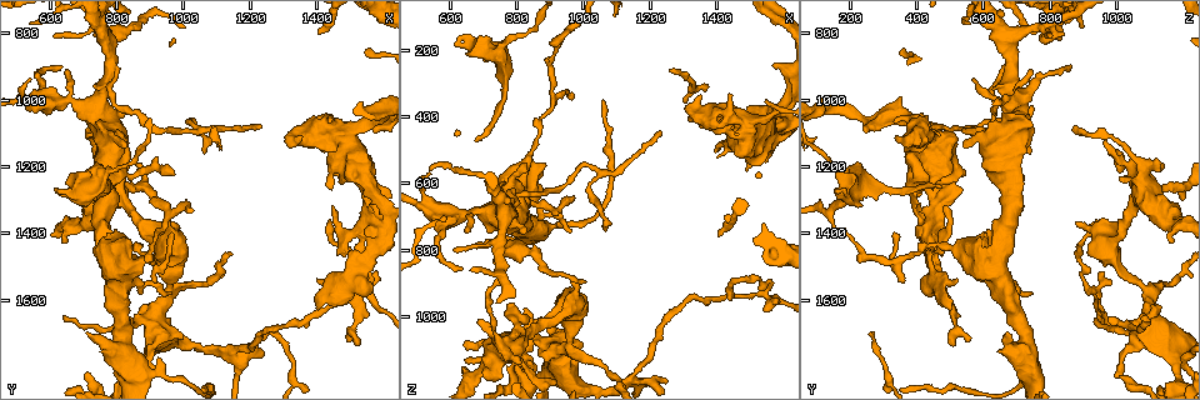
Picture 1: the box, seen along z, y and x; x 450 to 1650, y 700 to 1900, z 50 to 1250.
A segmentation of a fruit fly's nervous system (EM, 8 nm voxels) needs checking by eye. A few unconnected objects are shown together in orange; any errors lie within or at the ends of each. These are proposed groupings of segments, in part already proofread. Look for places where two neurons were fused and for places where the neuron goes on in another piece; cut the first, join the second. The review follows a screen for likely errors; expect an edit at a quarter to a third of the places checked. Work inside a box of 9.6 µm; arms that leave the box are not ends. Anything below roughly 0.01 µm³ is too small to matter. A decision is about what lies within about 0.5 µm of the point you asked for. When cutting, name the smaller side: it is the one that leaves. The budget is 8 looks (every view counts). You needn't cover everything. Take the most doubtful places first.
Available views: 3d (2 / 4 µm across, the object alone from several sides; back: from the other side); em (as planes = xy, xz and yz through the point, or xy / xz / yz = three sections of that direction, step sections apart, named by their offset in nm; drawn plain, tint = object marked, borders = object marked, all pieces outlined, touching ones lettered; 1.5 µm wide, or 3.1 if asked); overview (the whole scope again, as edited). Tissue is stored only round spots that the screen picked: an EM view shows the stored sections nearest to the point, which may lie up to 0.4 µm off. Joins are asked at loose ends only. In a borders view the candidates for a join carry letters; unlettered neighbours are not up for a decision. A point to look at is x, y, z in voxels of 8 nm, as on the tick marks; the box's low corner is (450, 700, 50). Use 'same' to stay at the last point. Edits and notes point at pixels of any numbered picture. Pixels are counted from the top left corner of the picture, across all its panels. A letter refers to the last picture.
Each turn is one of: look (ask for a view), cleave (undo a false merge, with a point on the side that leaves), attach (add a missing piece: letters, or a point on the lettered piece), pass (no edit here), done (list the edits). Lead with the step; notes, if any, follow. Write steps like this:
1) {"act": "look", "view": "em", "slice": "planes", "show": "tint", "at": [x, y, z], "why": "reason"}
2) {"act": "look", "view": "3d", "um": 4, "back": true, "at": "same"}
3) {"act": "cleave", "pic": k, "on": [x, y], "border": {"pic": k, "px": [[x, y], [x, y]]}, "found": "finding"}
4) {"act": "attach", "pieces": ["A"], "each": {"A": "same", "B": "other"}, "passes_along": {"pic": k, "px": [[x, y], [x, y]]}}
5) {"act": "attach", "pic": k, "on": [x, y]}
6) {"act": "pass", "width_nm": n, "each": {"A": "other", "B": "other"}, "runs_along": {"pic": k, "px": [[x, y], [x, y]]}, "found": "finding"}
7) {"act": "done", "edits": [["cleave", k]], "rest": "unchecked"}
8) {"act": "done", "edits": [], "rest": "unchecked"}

{"act": "look", "view": "3d", "um": 4, "at": [1390, 1540, 520], "why": "an open end"}

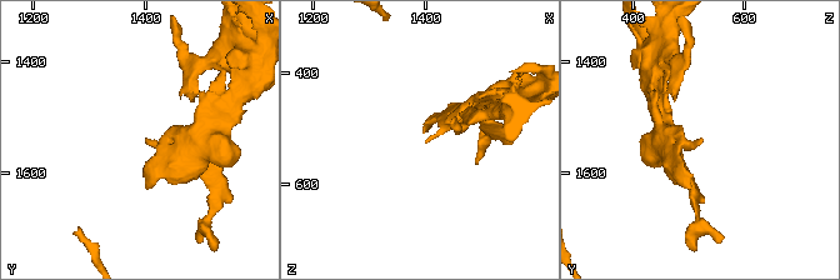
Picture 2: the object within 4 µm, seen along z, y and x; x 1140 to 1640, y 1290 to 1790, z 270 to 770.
{"act": "look", "view": "em", "slice": "yz", "step": 4, "show": "borders", "at": [1400, 1545, 520], "why": "need the tissue"}

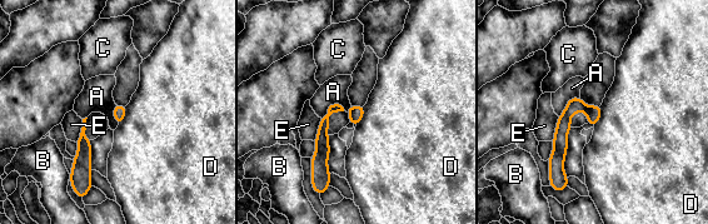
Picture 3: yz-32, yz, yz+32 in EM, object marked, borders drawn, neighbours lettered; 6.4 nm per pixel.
{"act": "look", "view": "em", "slice": "planes", "show": "borders", "at": "same"}

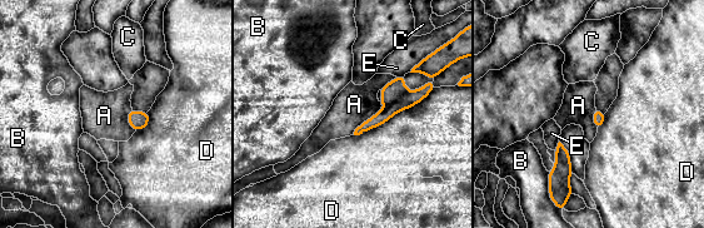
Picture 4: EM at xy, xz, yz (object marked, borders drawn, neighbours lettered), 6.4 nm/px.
{"act": "pass", "each": {"A": "other", "B": "other", "C": "other", "D": "other", "E": "other"}, "found": "no lettered piece goes on from it"}

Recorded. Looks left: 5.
{"act": "look", "view": "em", "slice": "planes", "show": "plain", "at": [670, 1260, 470], "why": "an open end"}

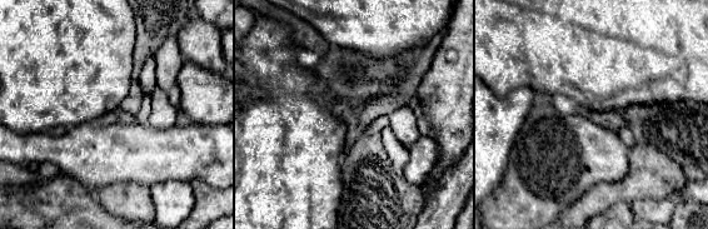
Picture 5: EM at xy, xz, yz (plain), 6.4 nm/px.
{"act": "look", "view": "em", "slice": "planes", "show": "borders", "at": "same"}

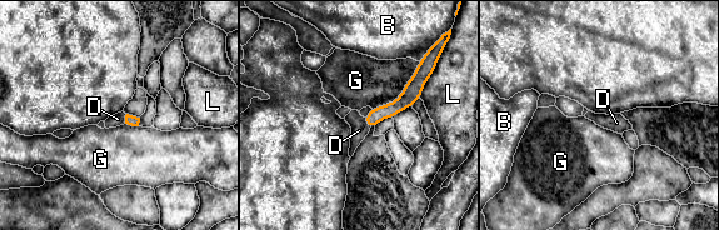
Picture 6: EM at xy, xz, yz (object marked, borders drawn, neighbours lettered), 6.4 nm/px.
{"act": "attach", "pieces": ["D"], "width_nm": 70, "longest_contact_nm": ["G", 440], "each": {"B": "other", "D": "same", "G": "other", "L": "other"}, "found": "it goes on there"}

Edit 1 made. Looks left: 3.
{"act": "look", "view": "em", "slice": "xz", "step": 4, "show": "tint", "at": [1560, 1330, 460], "why": "a fork"}

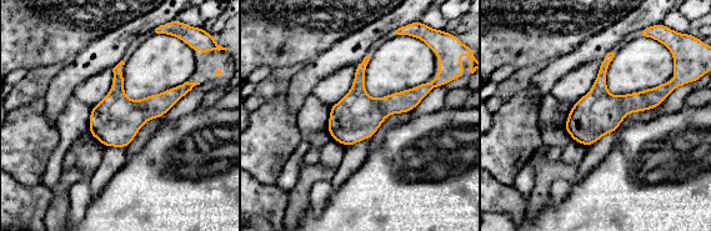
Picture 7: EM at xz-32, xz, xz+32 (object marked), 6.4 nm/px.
{"act": "look", "view": "em", "slice": "planes", "show": "tint", "at": "same", "why": "another direction"}

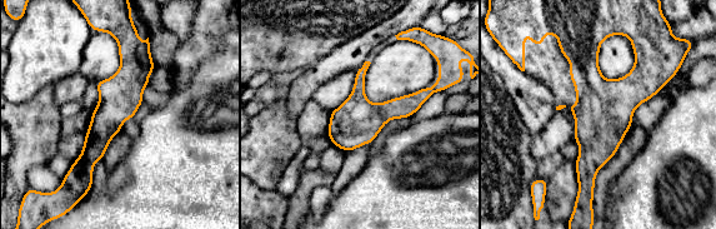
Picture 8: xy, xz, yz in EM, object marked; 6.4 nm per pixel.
{"act": "look", "view": "em", "slice": "planes", "show": "borders", "at": "same"}

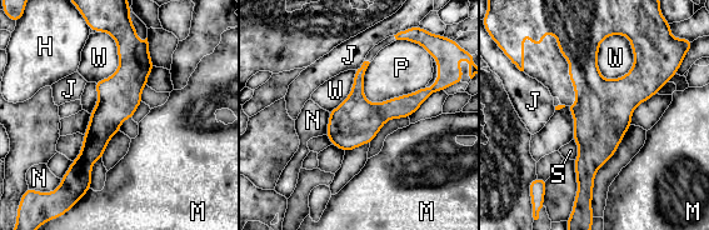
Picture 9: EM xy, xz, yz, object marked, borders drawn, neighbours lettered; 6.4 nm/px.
{"act": "pass", "longest_contact_nm": ["P", 420], "each": {"H": "other", "J": "other", "M": "other", "N": "other", "P": "other", "S": "other", "W": "other"}, "border": {"pic": 9, "px": [[363, 76], [374, 103], [425, 85]]}, "found": "one neuron here"}

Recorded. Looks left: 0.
{"act": "done", "edits": [["attach", 6]], "rest": "unchecked"}

